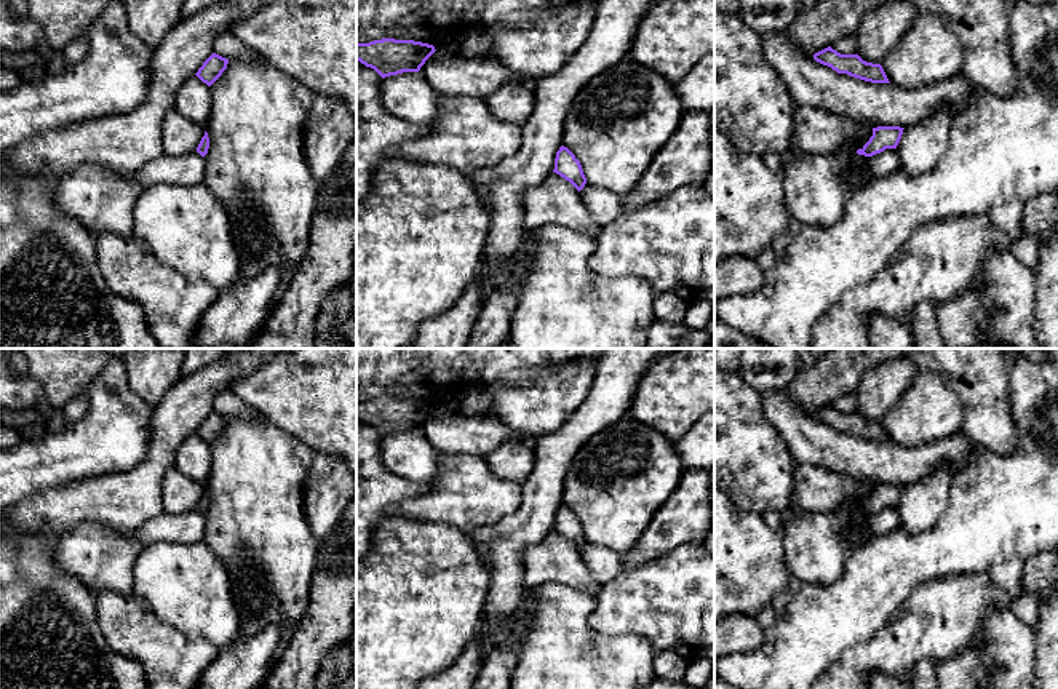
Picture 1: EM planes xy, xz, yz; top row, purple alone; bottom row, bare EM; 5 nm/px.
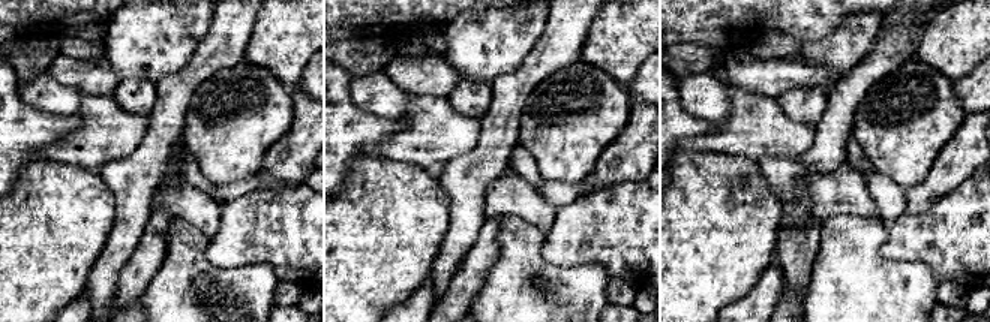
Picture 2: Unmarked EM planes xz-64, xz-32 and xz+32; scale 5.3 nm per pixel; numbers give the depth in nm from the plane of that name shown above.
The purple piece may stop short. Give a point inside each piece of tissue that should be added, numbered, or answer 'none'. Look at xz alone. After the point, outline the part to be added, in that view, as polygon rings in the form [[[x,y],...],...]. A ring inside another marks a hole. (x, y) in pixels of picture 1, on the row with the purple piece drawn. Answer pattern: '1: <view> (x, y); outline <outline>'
none

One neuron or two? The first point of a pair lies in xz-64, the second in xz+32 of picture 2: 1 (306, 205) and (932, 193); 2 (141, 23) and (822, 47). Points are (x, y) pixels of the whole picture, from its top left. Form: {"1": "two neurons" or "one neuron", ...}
{"1": "two neurons", "2": "one neuron"}

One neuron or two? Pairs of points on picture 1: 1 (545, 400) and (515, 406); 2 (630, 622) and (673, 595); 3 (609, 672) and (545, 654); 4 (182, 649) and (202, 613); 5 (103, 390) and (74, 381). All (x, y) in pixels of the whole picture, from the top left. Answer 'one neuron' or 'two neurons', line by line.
1: one neuron
2: one neuron
3: one neuron
4: two neurons
5: two neurons

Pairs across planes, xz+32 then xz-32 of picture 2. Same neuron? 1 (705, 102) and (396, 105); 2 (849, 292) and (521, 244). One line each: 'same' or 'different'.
1: same
2: same

